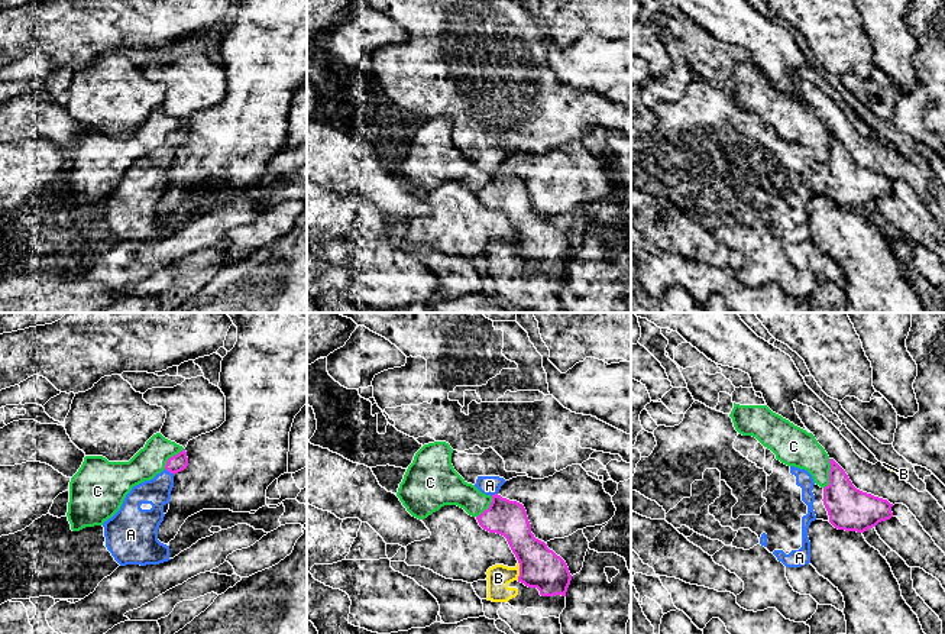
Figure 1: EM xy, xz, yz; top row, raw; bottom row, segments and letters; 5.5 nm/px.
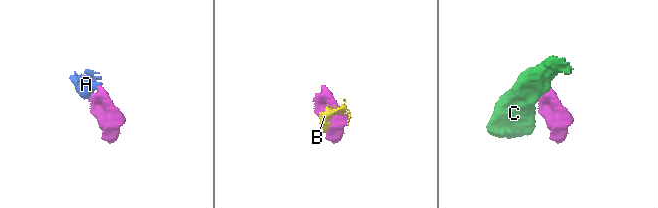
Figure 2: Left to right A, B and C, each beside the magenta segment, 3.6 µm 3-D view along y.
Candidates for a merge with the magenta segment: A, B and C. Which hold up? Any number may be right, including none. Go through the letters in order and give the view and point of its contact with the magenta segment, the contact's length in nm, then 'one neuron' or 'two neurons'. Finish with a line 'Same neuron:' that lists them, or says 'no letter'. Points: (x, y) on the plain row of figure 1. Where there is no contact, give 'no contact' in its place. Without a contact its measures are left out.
A: xy (170, 146) | 70 nm | one neuron
B: xz (520, 246) | 100 nm | two neurons
C: yz (829, 149) | 170 nm | two neurons
Same neuron: A

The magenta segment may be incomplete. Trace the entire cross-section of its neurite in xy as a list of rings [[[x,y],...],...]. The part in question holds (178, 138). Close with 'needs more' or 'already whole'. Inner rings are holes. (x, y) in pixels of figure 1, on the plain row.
[[[185,124],[179,127],[178,130],[168,135],[165,145],[171,149],[178,149],[184,146],[188,142],[188,133]]]; already whole

